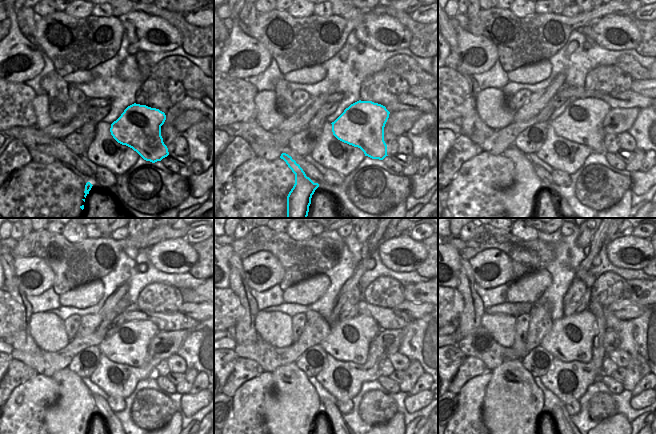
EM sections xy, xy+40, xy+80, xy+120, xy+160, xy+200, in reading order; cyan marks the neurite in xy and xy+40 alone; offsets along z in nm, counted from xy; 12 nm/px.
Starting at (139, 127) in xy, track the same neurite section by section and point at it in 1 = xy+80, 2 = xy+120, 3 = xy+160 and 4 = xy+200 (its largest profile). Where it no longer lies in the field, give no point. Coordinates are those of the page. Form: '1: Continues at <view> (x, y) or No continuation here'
1: Continues at xy+80 (582, 121)
2: Continues at xy+120 (128, 344)
3: Continues at xy+160 (349, 340)
4: Continues at xy+200 (571, 338)

